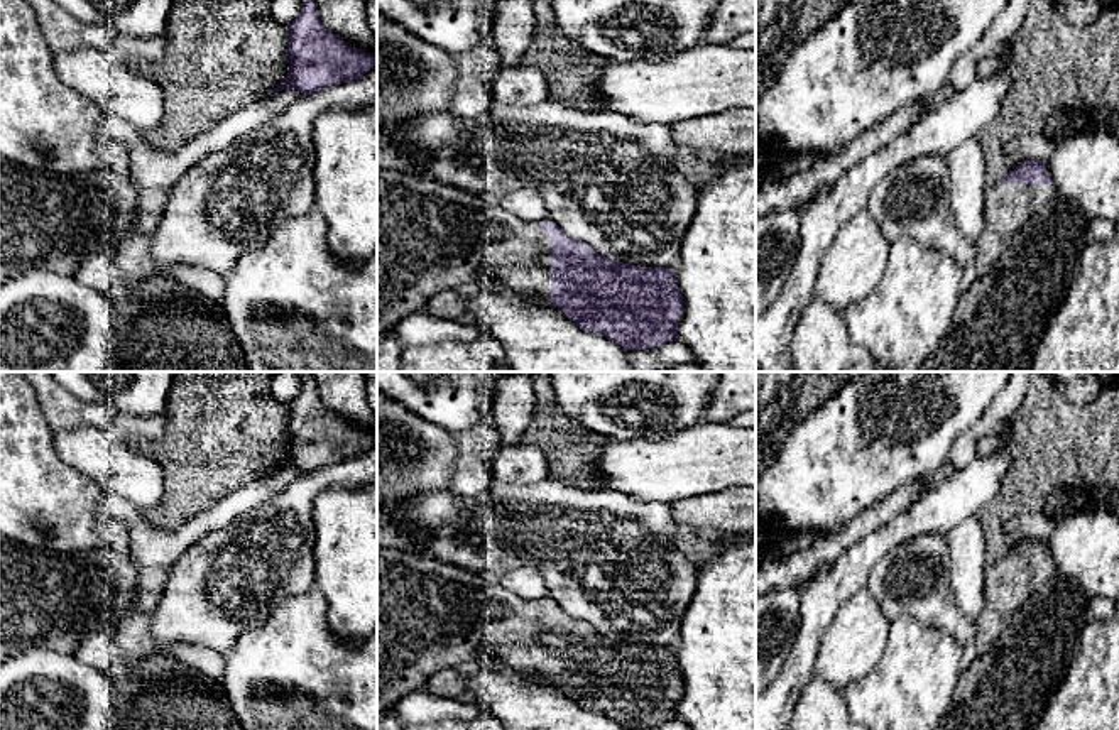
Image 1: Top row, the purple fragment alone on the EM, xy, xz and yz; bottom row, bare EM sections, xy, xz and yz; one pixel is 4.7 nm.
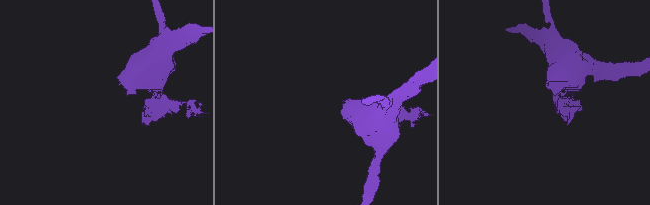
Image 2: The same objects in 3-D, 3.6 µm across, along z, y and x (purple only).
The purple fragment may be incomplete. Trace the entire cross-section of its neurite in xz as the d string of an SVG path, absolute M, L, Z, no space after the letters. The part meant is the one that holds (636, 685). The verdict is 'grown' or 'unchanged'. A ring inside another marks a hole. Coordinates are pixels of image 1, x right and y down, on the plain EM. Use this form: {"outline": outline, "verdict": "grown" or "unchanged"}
{"outline": "M377 548L377 715L387 713L392 706L406 695L424 689L428 679L443 669L465 669L477 662L480 654L492 654L509 664L510 667L527 673L543 674L548 678L549 686L560 684L563 695L573 700L581 708L598 711L610 716L625 728L646 728L661 725L674 716L678 716L678 701L685 689L685 679L678 666L676 654L669 646L646 646L646 644L629 644L605 634L600 634L593 625L585 620L576 620L570 617L556 602L551 598L543 600L522 600L500 586L494 578L482 575L478 571L460 568L451 563L443 563L436 558L424 556L421 553L401 551L392 548Z", "verdict": "grown"}

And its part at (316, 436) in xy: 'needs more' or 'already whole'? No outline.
already whole

